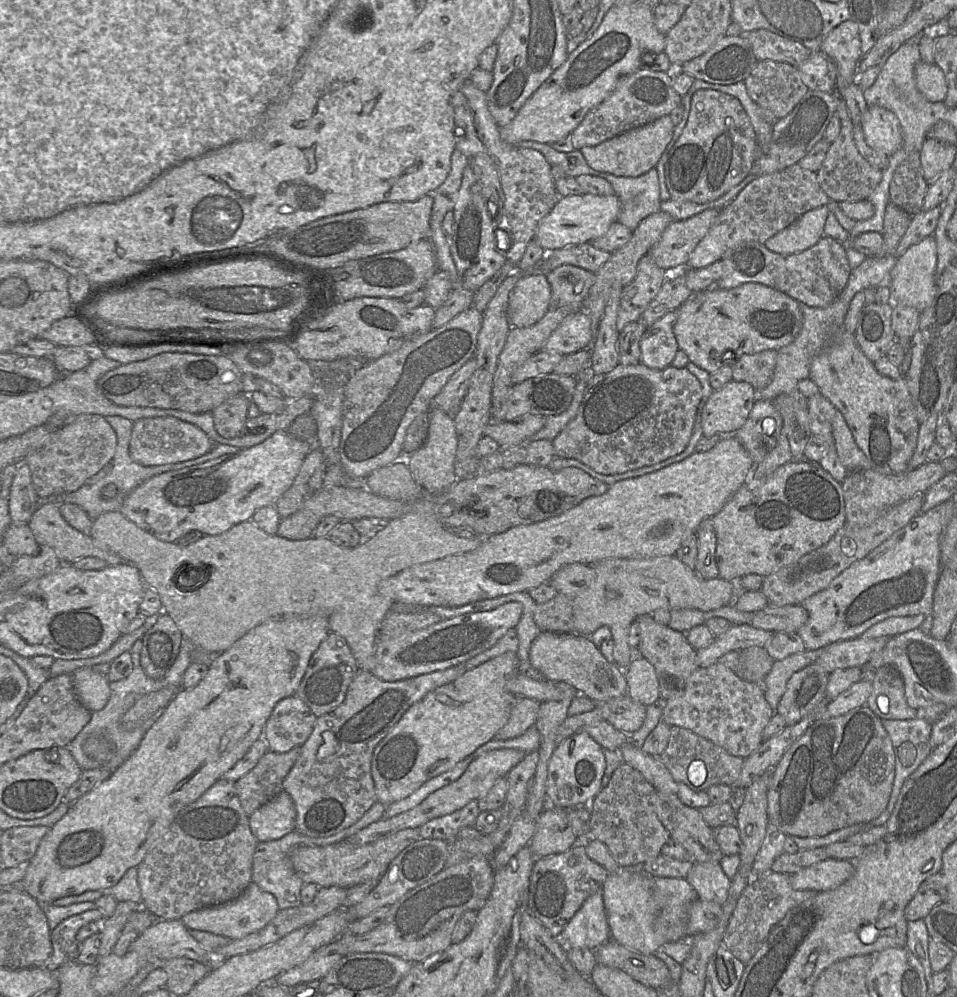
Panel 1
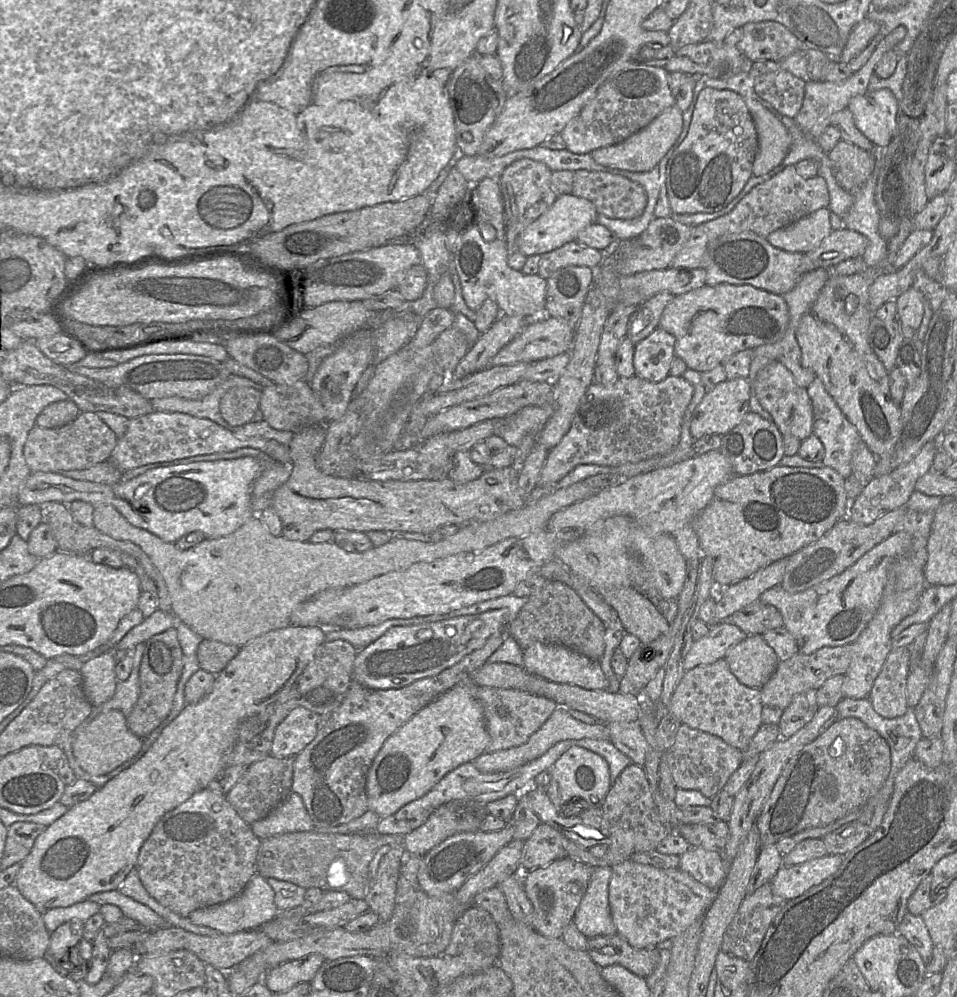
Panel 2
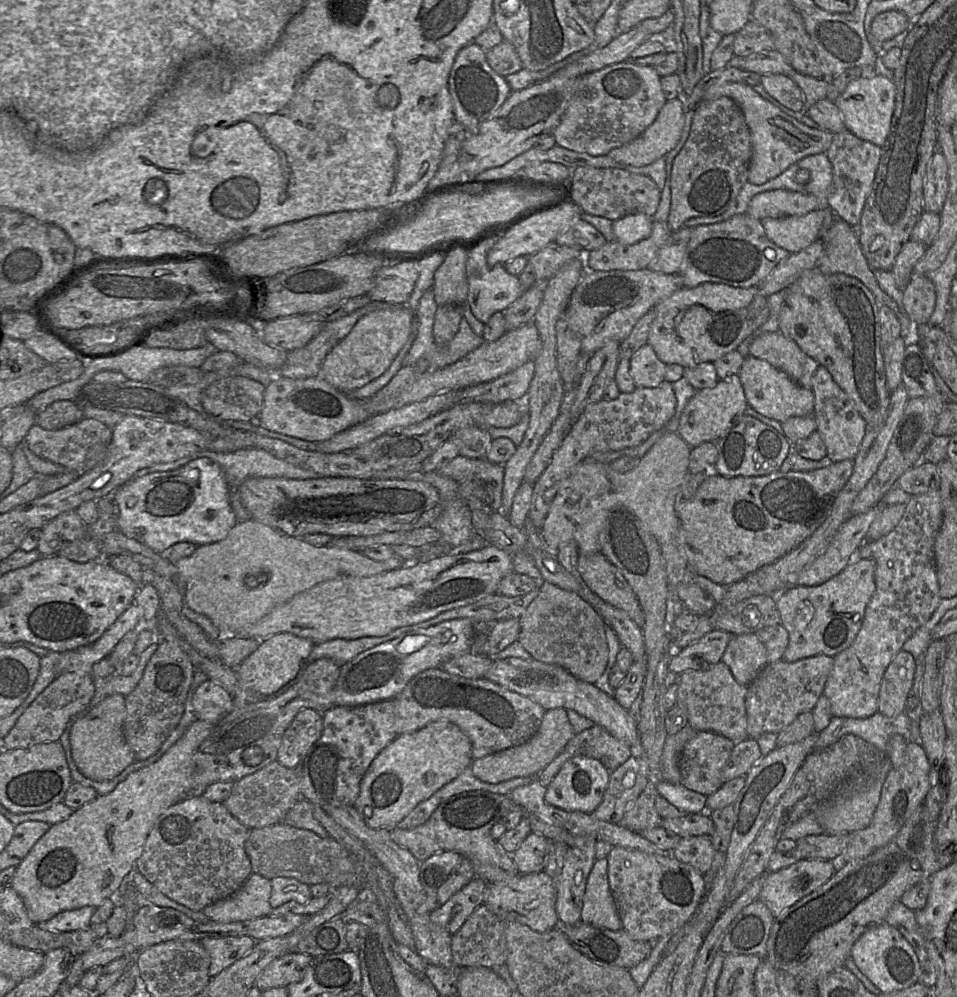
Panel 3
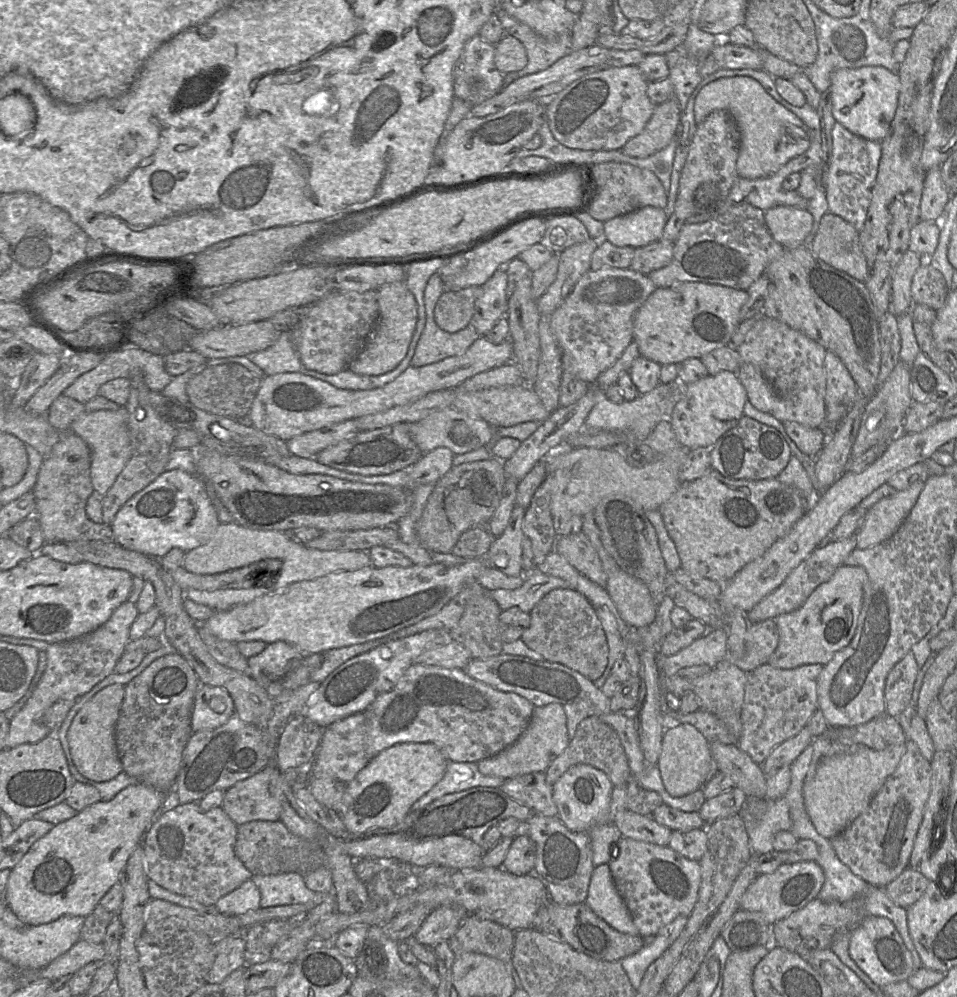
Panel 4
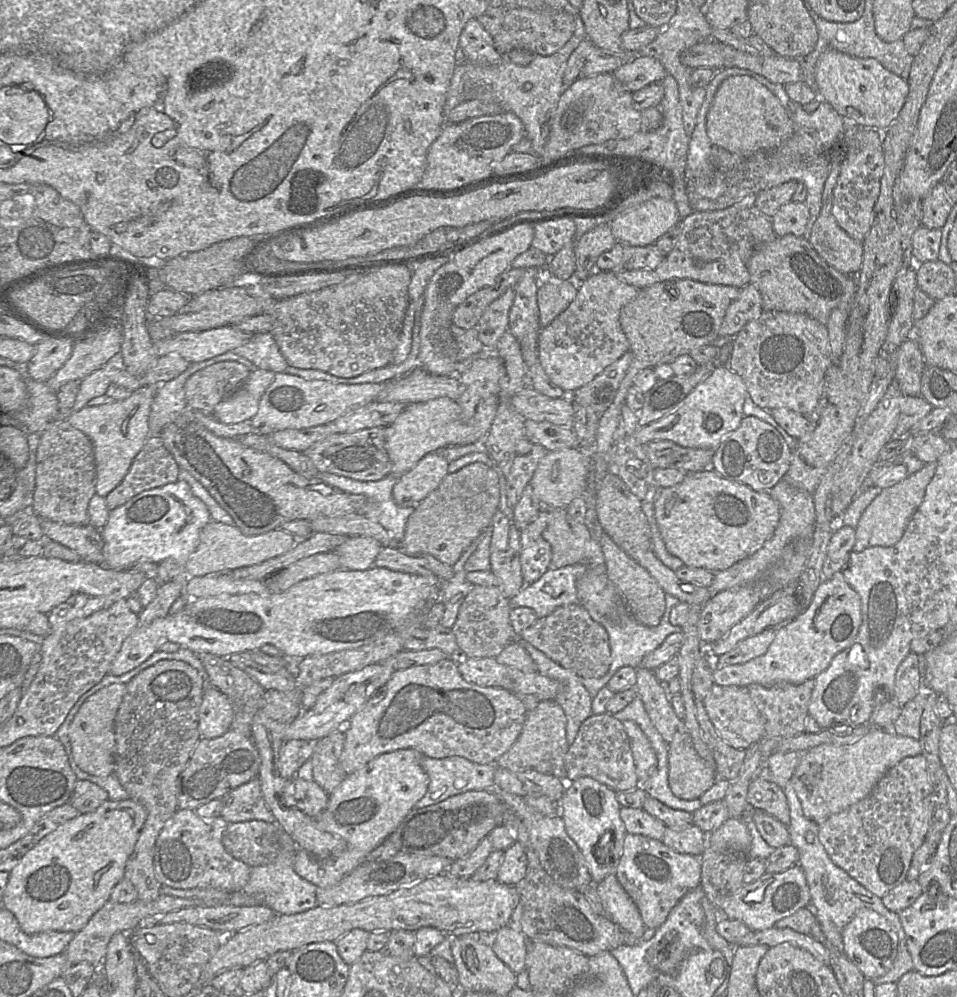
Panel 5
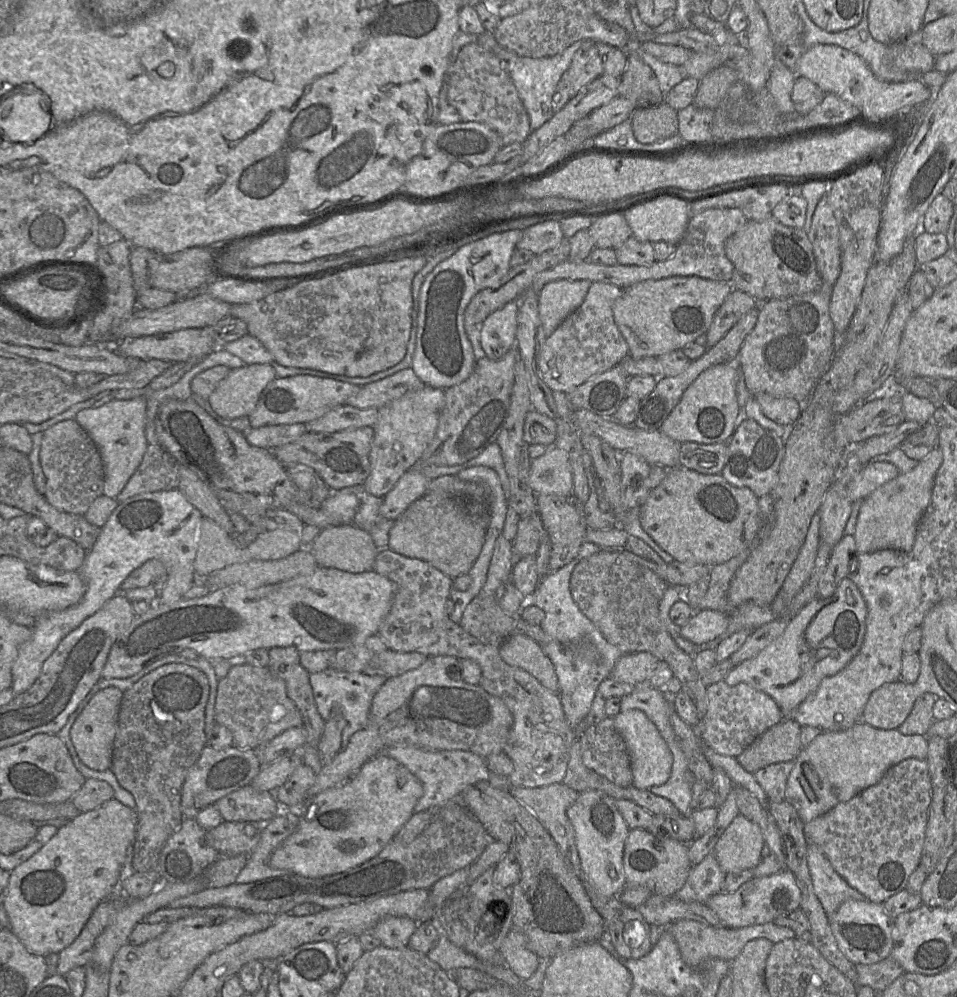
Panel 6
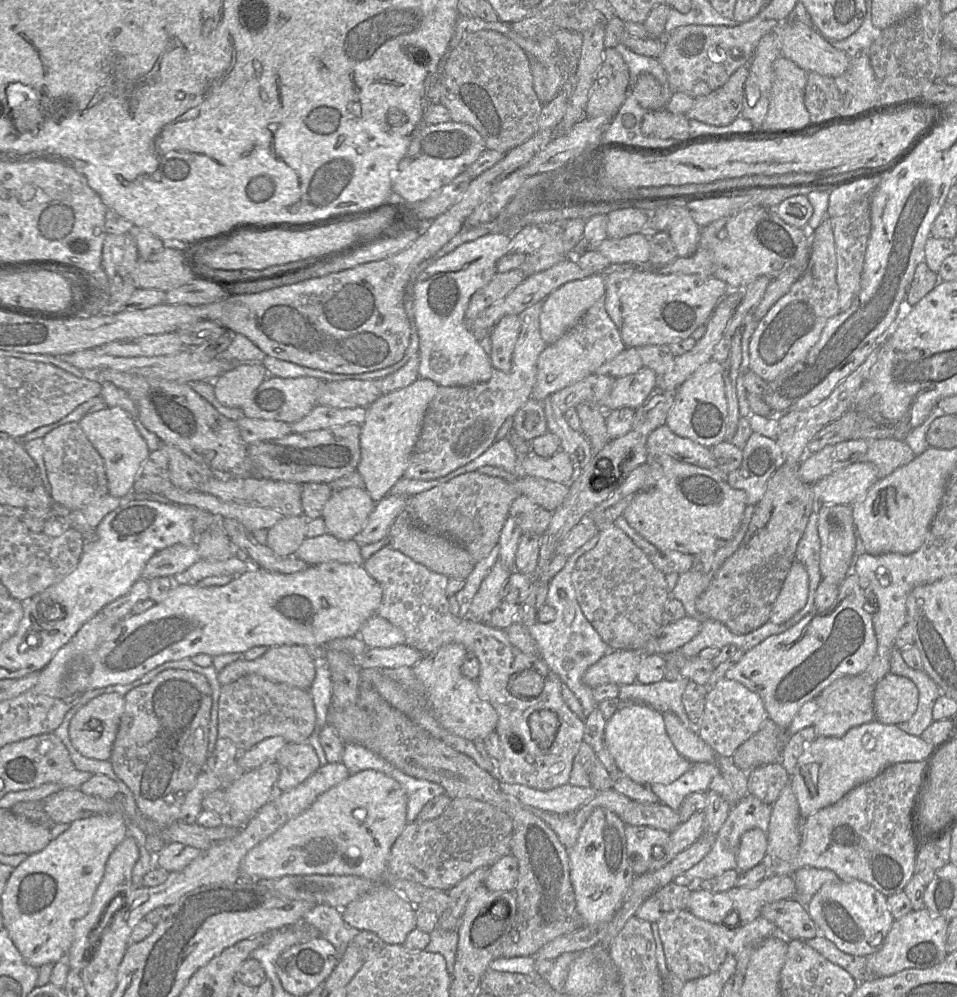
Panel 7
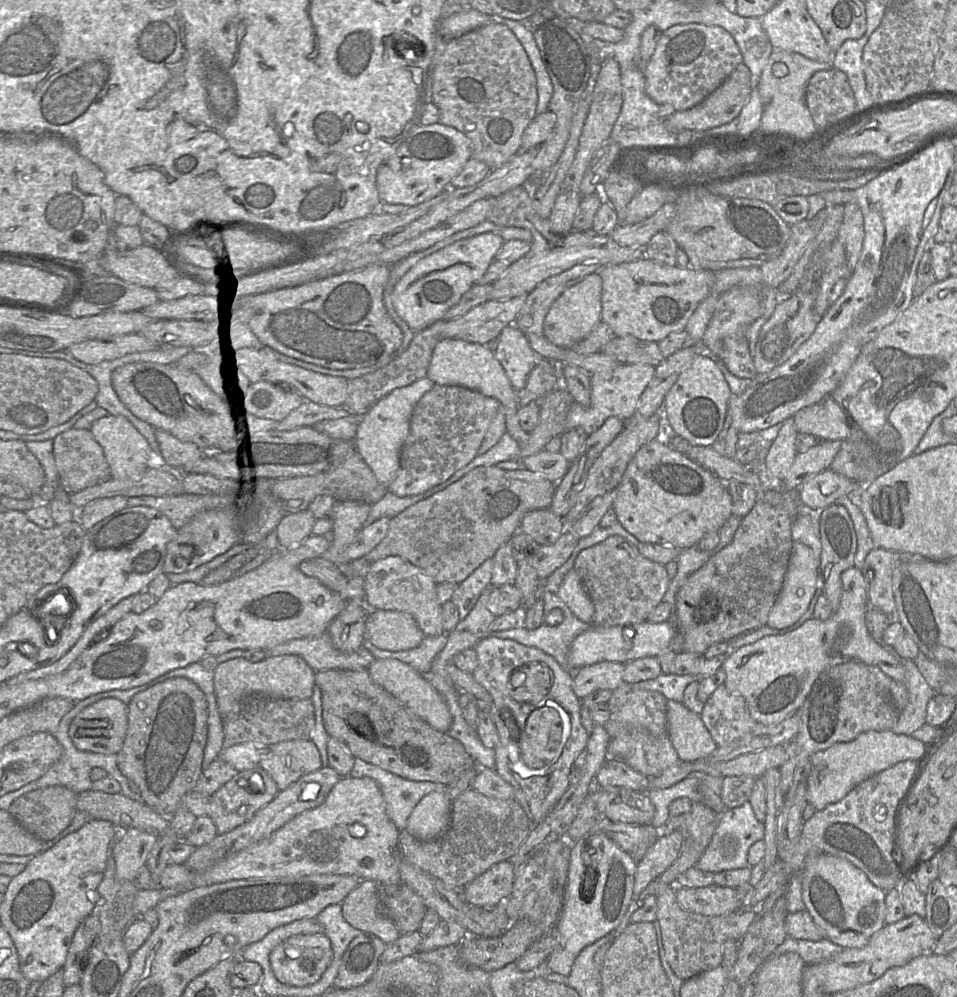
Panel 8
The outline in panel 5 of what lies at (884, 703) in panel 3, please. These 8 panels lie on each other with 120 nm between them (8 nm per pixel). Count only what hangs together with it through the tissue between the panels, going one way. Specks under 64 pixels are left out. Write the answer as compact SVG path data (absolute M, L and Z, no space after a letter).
M909 652L896 671L893 699L899 705L905 705L919 693L919 690L918 655Z

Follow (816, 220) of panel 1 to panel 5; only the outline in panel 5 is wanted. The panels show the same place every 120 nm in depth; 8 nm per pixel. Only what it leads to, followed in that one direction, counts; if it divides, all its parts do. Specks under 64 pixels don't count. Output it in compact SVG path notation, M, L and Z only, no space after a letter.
M789 201L783 204L770 220L777 237L787 234L801 237L809 220L809 210L805 202Z

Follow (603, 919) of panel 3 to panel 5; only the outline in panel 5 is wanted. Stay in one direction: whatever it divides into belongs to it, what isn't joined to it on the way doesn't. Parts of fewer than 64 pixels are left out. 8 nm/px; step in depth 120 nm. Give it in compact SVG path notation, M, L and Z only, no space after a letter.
M607 875L601 882L595 884L595 887L608 917L622 930L641 939L647 928L638 907L616 876Z

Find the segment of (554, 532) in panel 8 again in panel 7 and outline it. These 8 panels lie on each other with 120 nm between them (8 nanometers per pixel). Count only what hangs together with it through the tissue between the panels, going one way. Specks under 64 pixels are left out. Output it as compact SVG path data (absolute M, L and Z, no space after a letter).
M521 495L512 502L509 515L518 524L522 533L542 536L550 524L552 512Z

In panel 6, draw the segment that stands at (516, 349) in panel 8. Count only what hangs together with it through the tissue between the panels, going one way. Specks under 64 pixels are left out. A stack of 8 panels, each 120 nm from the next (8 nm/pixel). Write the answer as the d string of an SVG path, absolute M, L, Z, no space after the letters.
M519 299L510 301L481 323L480 342L488 358L499 360L515 347L518 308Z

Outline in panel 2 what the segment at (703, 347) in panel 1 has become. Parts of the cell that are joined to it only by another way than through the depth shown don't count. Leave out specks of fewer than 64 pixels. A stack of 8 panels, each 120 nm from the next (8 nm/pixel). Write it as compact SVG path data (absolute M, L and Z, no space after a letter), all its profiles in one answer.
M704 285L684 294L676 295L664 308L659 327L675 337L675 357L681 358L687 368L701 372L710 371L735 353L779 341L789 323L789 311L782 295L752 285Z

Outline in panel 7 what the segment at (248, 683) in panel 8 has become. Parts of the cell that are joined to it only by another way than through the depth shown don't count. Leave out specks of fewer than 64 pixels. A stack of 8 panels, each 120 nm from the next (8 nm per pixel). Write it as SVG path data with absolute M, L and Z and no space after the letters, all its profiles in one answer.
M282 645L269 647L267 652L256 660L246 661L241 658L225 666L218 672L218 680L221 686L223 686L245 675L258 674L277 683L287 684L302 690L309 690L315 679L315 669L315 660L308 648L300 645Z

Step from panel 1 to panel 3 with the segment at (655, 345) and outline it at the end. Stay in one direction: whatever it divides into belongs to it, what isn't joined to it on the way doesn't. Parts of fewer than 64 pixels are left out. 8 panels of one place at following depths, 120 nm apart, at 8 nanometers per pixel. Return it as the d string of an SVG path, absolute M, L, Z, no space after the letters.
M650 344L643 345L630 359L630 372L636 387L653 388L659 386L664 381L666 365L657 357Z

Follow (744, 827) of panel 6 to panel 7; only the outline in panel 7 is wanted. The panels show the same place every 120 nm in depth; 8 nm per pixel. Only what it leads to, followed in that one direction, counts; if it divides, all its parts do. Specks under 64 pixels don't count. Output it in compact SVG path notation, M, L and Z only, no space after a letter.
M759 828L746 831L740 839L736 857L736 869L747 871L761 863L767 855L767 835Z

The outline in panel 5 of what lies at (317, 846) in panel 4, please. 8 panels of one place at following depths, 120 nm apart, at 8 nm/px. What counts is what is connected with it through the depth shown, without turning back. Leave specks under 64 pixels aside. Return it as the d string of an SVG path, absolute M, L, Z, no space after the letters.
M262 820L229 823L222 837L226 851L249 867L267 865L280 851L278 824Z

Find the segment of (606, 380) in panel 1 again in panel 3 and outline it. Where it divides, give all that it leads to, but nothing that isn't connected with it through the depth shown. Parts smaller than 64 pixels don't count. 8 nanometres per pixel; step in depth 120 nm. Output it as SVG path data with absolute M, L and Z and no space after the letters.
M663 381L653 388L636 387L630 393L620 393L616 399L603 398L589 404L575 420L553 454L551 462L533 484L528 512L528 519L532 525L541 530L558 489L581 461L596 452L617 451L641 444L654 432L666 426L674 414L675 407L676 397L672 383L668 381Z

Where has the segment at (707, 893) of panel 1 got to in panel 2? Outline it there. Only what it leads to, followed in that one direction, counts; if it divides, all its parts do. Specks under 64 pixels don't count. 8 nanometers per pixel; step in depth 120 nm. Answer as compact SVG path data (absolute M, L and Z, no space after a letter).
M690 847L680 855L679 869L708 888L717 891L728 874L728 865L722 852Z

